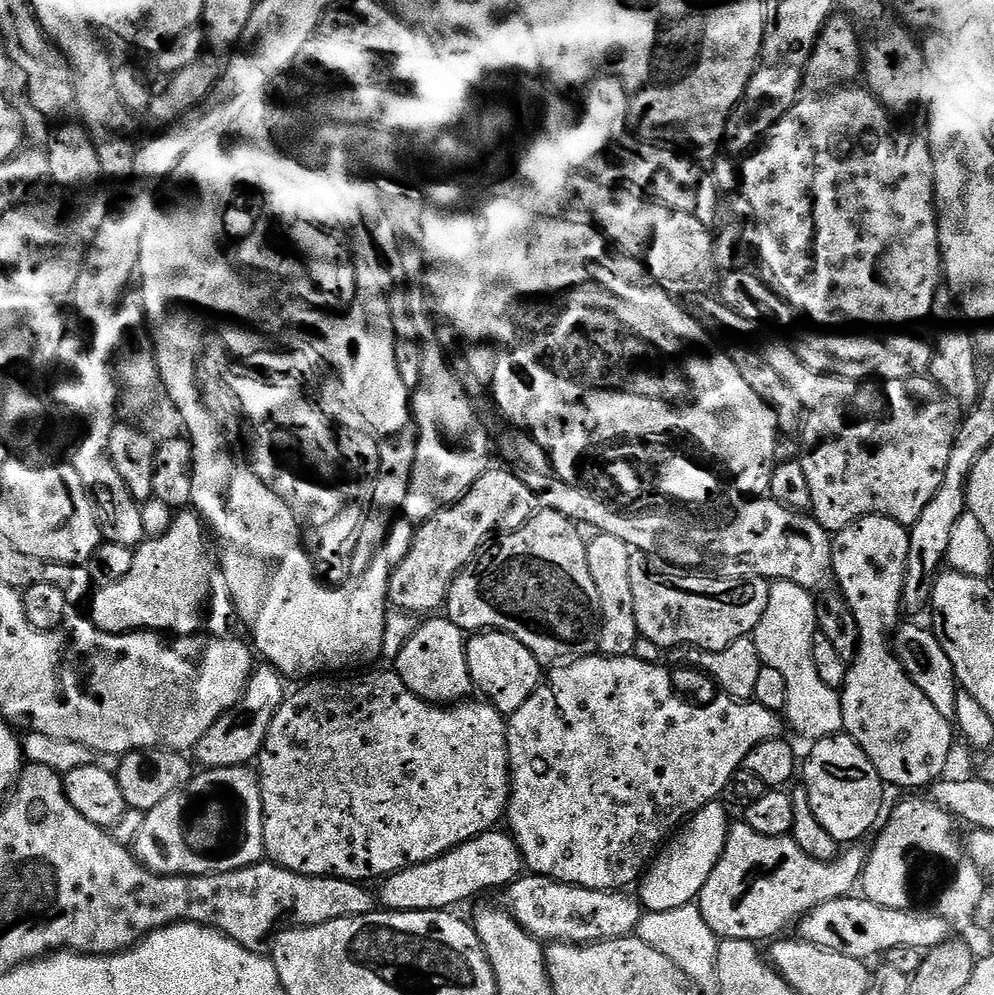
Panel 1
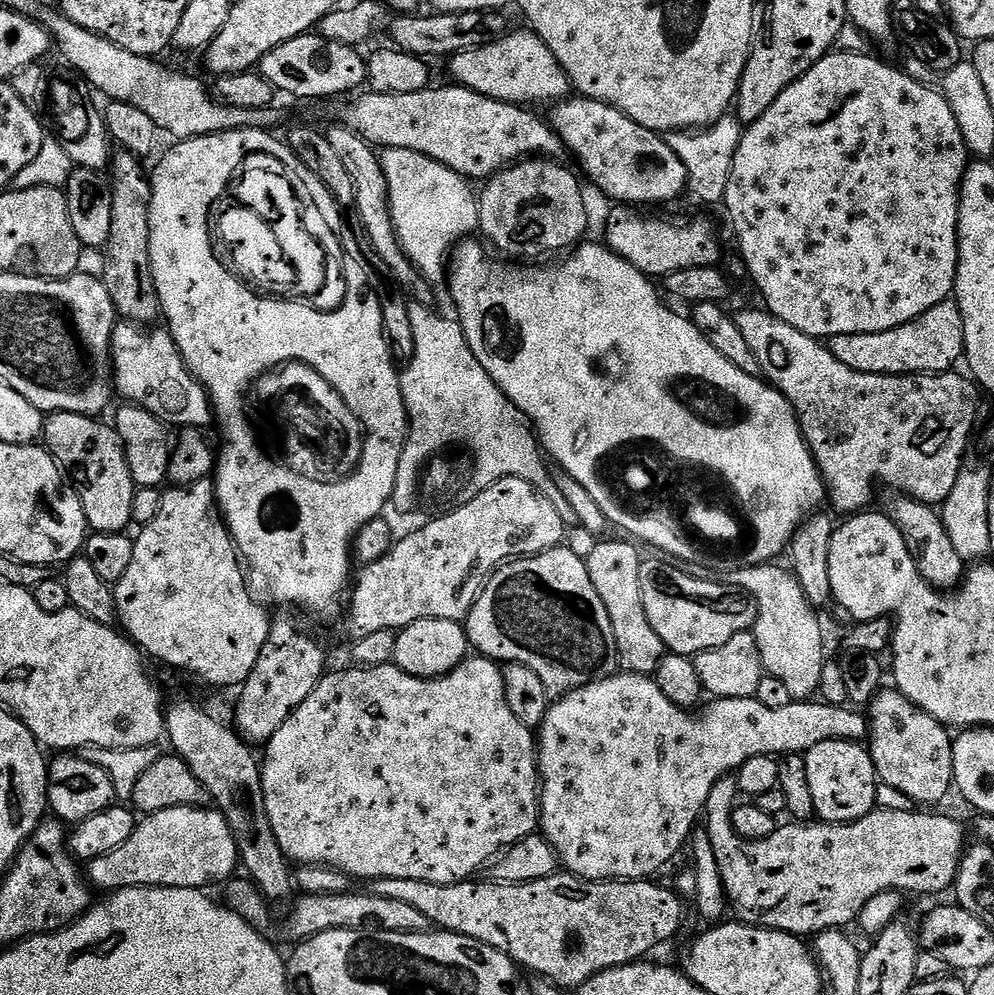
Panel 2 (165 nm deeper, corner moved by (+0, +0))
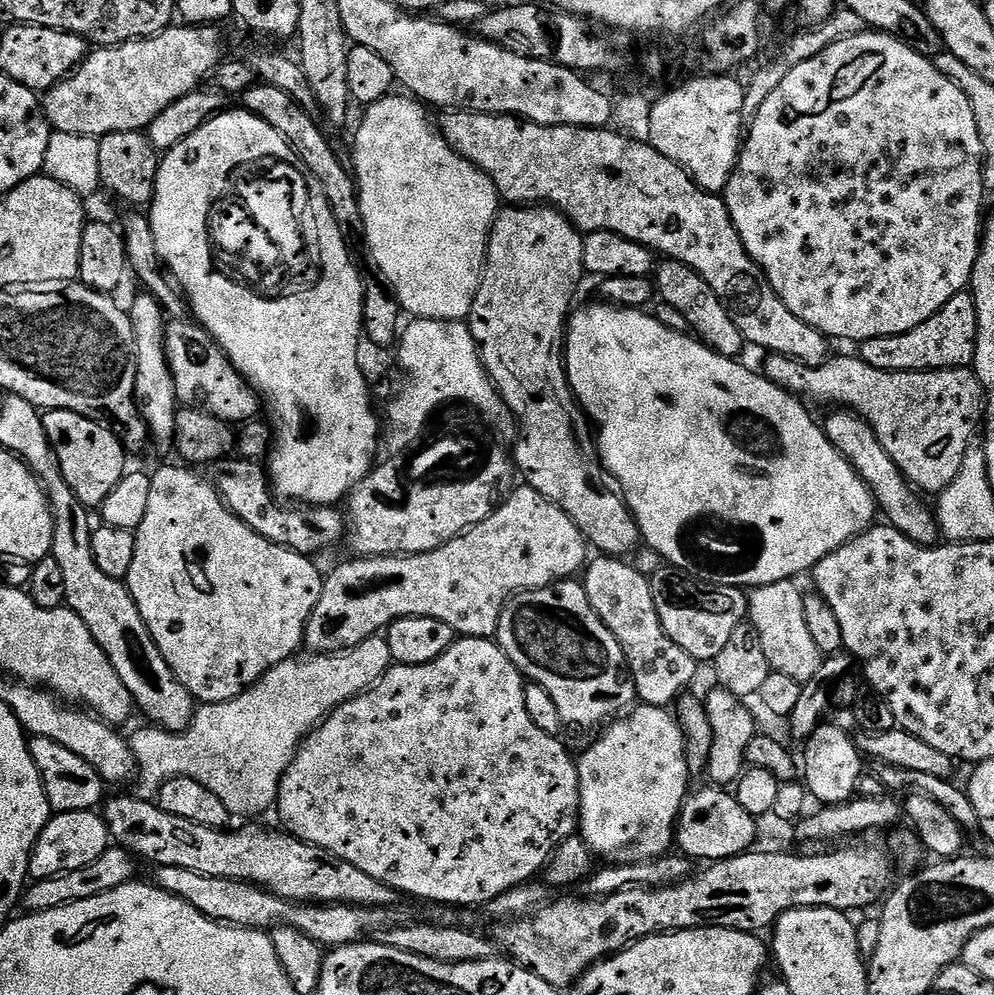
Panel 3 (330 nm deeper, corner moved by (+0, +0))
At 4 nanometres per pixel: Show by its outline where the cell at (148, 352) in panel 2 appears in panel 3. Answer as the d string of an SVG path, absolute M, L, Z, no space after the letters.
M176 318L167 323L164 330L165 359L172 377L172 385L176 388L177 401L183 407L197 408L227 424L239 426L248 420L255 420L261 415L262 401L256 390L248 385L247 380L237 368L228 361L228 355L216 344L216 339L191 319Z

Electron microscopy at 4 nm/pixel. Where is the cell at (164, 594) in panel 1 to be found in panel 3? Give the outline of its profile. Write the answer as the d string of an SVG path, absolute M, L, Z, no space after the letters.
M168 464L165 468L151 473L150 502L146 506L146 518L142 518L140 525L134 529L136 534L134 562L130 562L126 583L138 606L138 614L142 614L142 622L146 622L146 630L150 630L150 638L154 638L154 646L158 646L162 658L166 658L166 666L174 670L178 682L182 682L182 686L190 690L193 700L200 704L217 704L242 694L250 685L257 684L271 668L278 666L283 660L293 659L299 653L296 651L304 644L304 631L310 614L314 606L318 606L318 598L322 598L324 576L316 569L317 561L313 557L298 554L286 546L278 546L262 538L262 534L250 530L246 522L242 522L224 505L216 485L207 475L199 476L196 473L199 471L176 464Z

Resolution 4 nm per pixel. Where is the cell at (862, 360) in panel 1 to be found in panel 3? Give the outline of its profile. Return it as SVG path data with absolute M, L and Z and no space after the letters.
M965 290L950 298L934 318L922 322L922 326L914 326L914 330L906 330L906 334L894 334L882 338L870 338L859 345L858 355L874 370L887 372L940 372L944 368L966 368L975 361L976 339L978 338L978 310L971 291Z

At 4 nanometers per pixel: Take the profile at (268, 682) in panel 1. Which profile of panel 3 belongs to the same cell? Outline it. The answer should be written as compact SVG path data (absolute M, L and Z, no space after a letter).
M513 487L485 520L466 529L450 542L438 546L438 550L413 556L348 558L345 564L327 573L324 576L322 598L318 598L318 606L314 606L304 631L307 651L312 654L347 652L372 636L383 633L396 620L411 616L425 616L446 622L446 626L450 626L453 633L461 637L492 638L496 635L504 603L511 596L575 577L589 559L590 548L583 534L567 514L551 504L545 496L538 494L538 490L519 487Z

